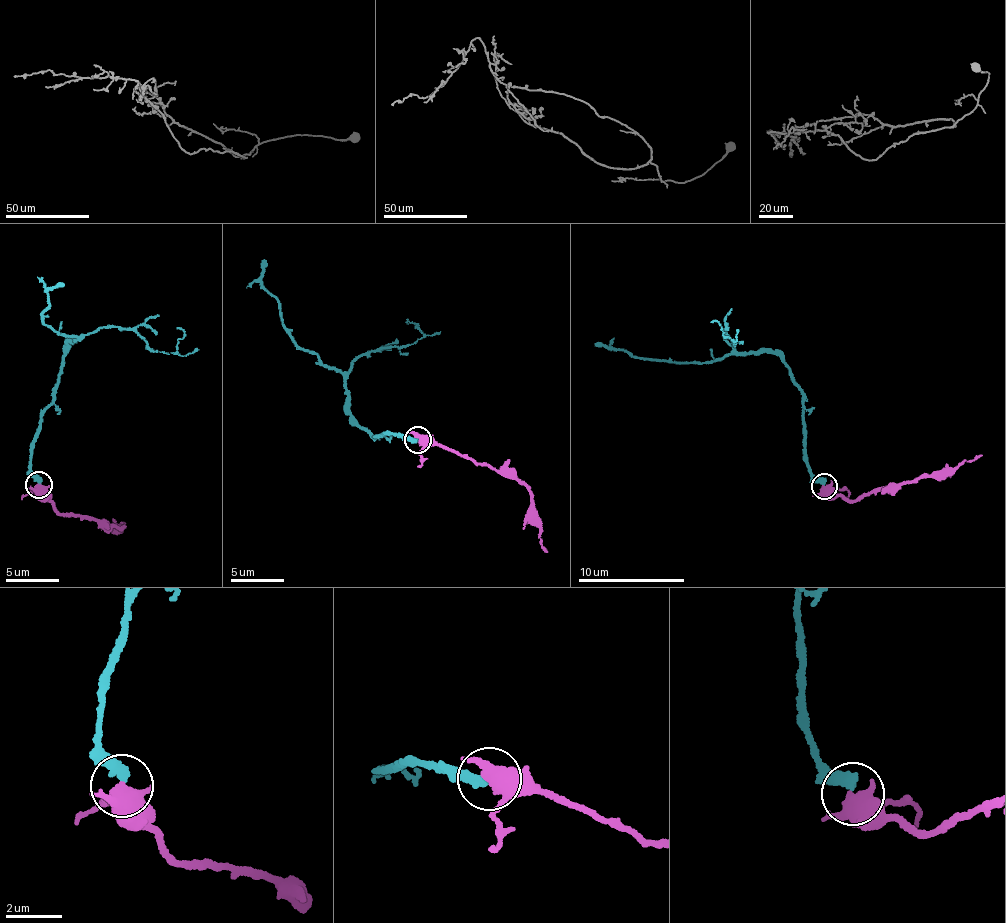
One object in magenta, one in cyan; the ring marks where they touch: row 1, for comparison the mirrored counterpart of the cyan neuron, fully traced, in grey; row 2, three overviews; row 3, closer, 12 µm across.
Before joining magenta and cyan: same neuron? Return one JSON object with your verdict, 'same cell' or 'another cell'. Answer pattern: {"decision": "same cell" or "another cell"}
{"decision": "another cell"}

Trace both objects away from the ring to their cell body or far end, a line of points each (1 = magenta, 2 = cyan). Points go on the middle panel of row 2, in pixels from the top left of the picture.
1: (417, 438), (428, 439), (514, 474), (530, 496), (547, 552)
2: (416, 439), (372, 439), (347, 412), (345, 379), (299, 348), (282, 321), (279, 300), (260, 280), (265, 260)

